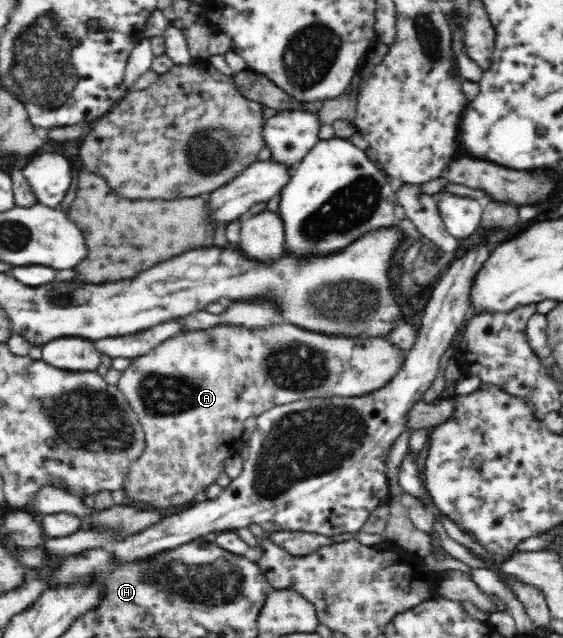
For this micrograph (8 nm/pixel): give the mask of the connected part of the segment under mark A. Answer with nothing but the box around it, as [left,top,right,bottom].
[118,324,407,508]

